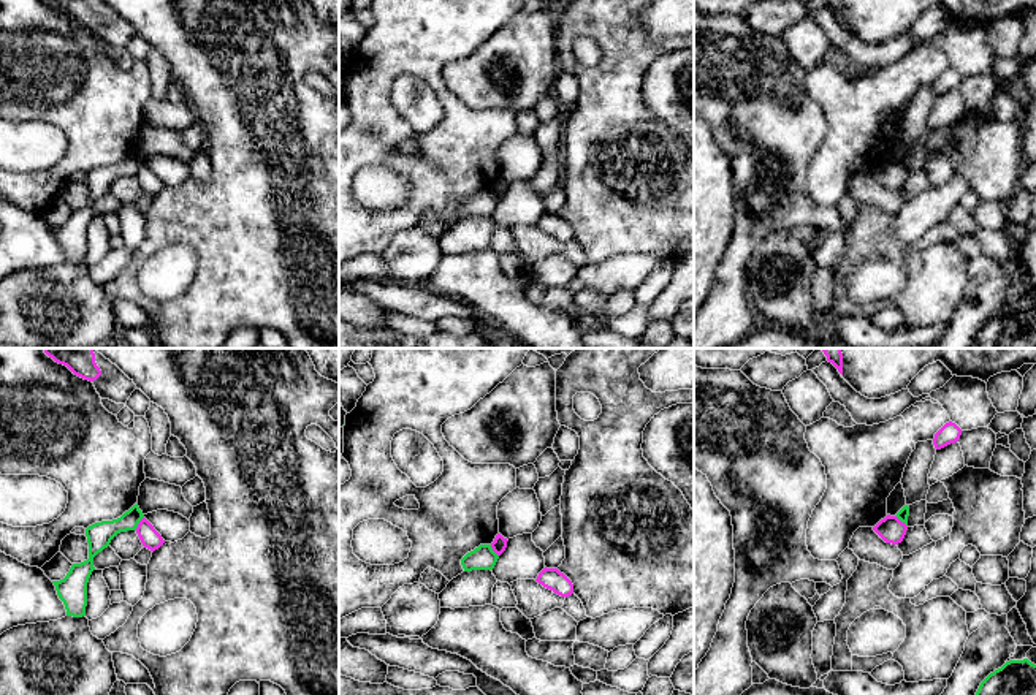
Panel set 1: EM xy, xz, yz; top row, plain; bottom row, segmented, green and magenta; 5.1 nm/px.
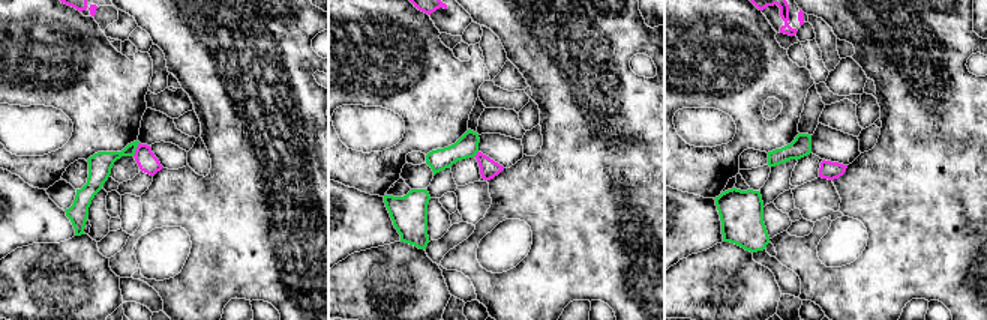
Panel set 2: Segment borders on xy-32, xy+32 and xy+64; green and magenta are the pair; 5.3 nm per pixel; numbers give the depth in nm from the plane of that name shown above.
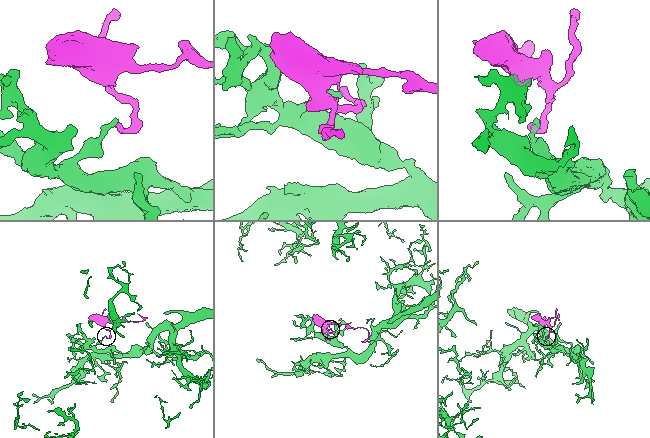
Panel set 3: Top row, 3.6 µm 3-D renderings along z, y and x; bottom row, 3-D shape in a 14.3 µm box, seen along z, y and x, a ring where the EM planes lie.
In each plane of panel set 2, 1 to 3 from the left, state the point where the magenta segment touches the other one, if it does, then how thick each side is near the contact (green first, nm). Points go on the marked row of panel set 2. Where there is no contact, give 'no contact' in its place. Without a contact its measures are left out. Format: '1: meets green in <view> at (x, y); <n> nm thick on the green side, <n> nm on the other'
1: meets green in xy-32 at (135, 149); 130 nm thick on the green side, 110 nm on the other
2: meets green in xy+32 at (476, 153); 120 nm thick on the green side, 100 nm on the other
3: no contact

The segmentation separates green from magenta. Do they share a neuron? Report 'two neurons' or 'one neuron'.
two neurons

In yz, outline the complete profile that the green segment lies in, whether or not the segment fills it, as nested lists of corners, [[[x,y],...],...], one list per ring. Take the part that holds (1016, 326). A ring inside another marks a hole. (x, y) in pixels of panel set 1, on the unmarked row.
[[[1009,306],[979,331],[974,348],[1036,348],[1036,310]]]

